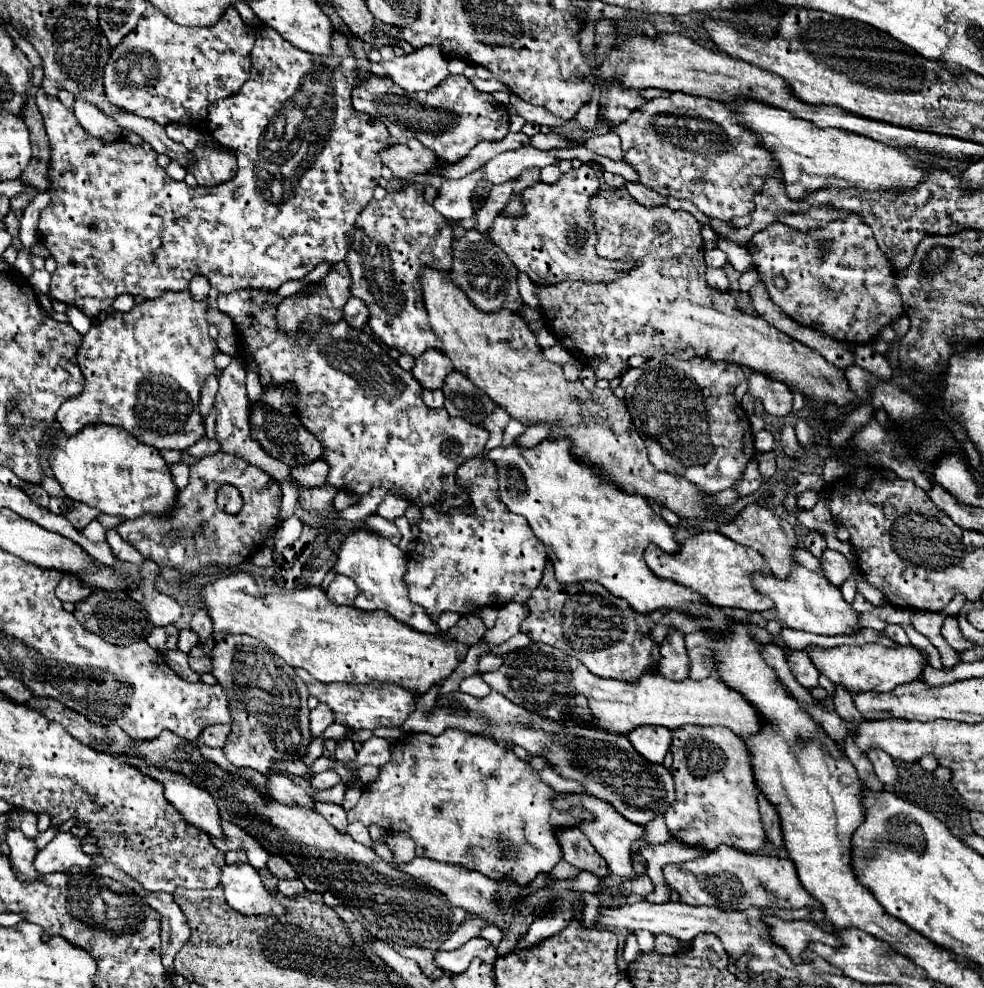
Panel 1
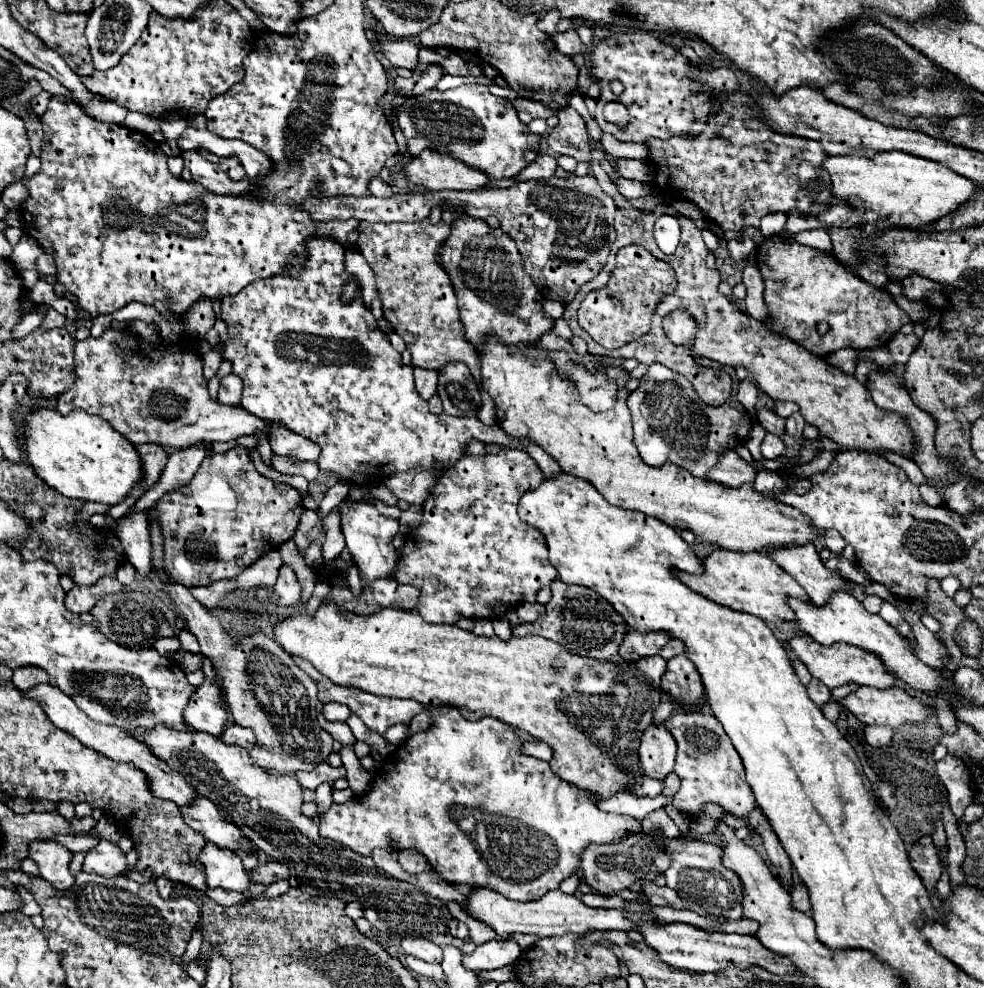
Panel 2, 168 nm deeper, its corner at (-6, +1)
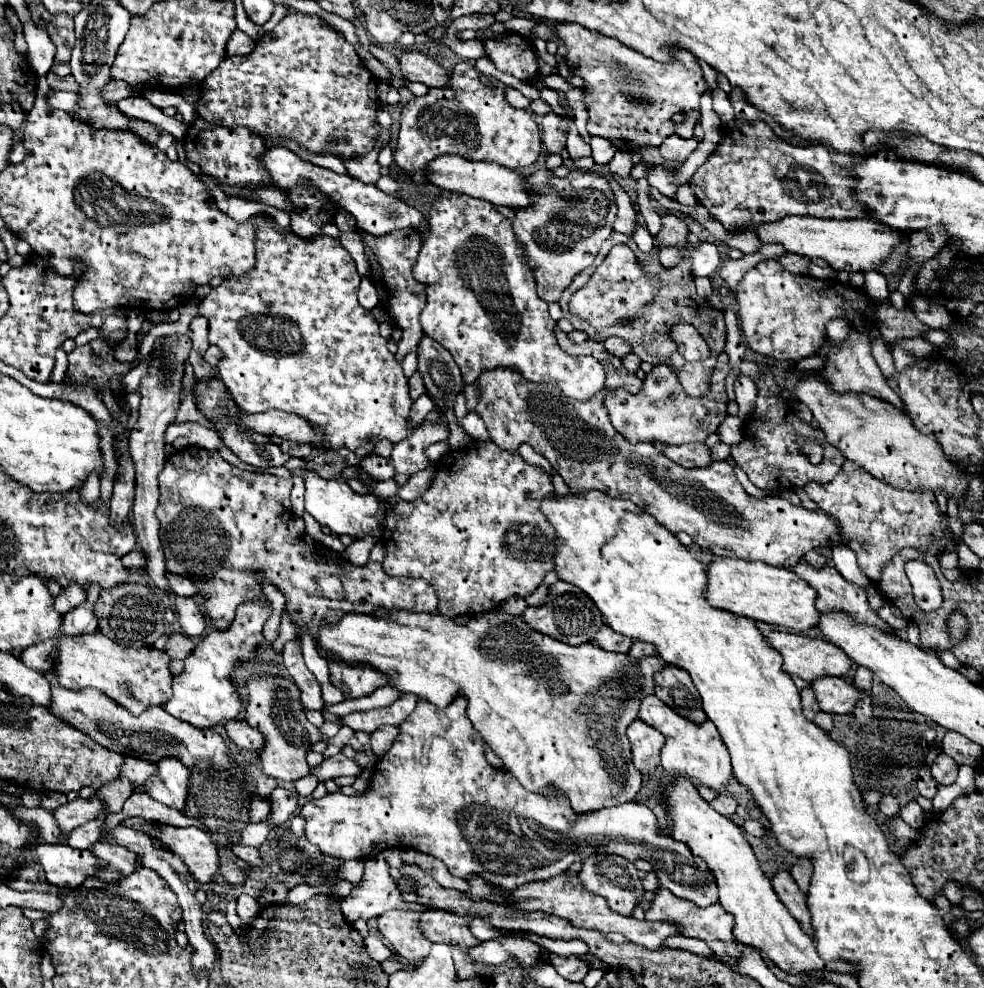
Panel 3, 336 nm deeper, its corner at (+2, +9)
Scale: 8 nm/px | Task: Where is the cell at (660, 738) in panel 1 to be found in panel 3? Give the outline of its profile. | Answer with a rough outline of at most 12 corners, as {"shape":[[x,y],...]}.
{"shape":[[642,720],[628,728],[632,762],[642,774],[660,766],[664,736]]}

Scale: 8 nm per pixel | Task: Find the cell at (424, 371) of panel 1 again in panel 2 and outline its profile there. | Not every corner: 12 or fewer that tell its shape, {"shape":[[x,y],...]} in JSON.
{"shape":[[416,368],[416,390],[424,400],[436,394],[438,372]]}

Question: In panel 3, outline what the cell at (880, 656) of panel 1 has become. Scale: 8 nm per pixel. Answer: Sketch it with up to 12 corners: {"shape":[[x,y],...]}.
{"shape":[[772,632],[782,668],[814,682],[844,676],[852,660],[822,638]]}

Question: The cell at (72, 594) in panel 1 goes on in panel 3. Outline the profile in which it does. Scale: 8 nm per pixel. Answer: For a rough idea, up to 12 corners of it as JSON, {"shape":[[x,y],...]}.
{"shape":[[70,584],[56,596],[56,612],[66,614],[86,600],[86,590]]}

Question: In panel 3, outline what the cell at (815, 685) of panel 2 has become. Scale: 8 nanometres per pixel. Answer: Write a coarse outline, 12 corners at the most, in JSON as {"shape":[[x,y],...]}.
{"shape":[[810,684],[802,690],[802,712],[812,720],[818,710]]}

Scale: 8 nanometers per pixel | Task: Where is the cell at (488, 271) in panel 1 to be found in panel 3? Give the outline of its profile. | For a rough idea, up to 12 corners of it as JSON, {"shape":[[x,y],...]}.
{"shape":[[444,190],[414,264],[426,336],[466,384],[516,368],[606,386],[558,348],[526,252],[490,202]]}

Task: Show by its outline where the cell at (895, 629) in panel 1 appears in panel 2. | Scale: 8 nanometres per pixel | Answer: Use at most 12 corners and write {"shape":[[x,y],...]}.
{"shape":[[882,604],[880,616],[902,636],[910,634],[910,626],[896,606]]}

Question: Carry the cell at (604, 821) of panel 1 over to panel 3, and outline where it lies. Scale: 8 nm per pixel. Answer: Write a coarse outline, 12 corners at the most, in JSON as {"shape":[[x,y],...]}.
{"shape":[[664,888],[646,920],[670,920],[684,936],[724,942],[732,968],[742,952],[732,918],[720,904],[700,908]]}

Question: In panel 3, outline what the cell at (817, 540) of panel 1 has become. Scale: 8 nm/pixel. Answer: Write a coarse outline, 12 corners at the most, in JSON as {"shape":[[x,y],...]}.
{"shape":[[810,550],[804,556],[808,564],[822,568],[828,562],[820,550]]}

